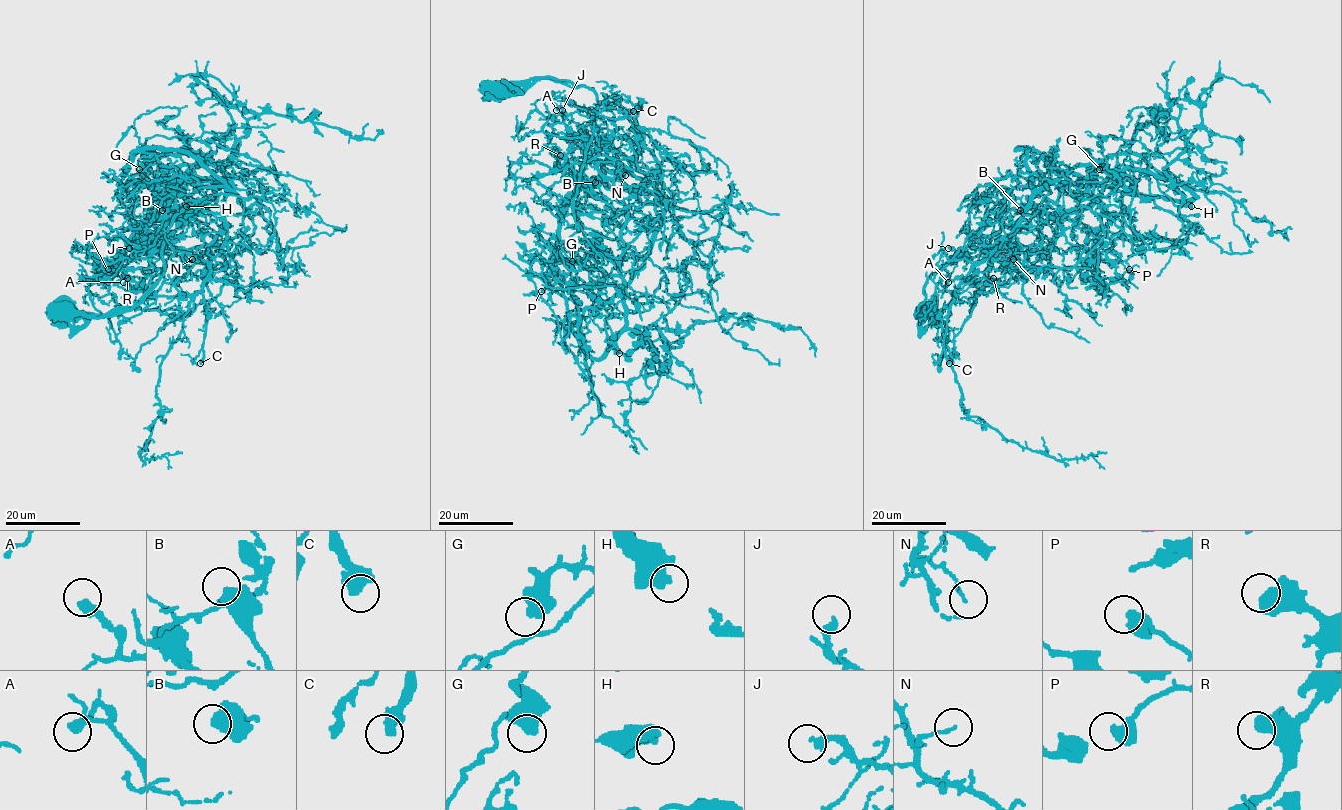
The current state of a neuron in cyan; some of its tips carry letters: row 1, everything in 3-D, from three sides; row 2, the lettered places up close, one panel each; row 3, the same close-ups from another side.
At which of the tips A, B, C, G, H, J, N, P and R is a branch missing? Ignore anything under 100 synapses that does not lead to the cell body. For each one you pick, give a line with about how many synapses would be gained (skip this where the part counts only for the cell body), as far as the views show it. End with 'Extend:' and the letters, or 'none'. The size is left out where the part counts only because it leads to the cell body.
C: about 150 synapses
Extend: C

